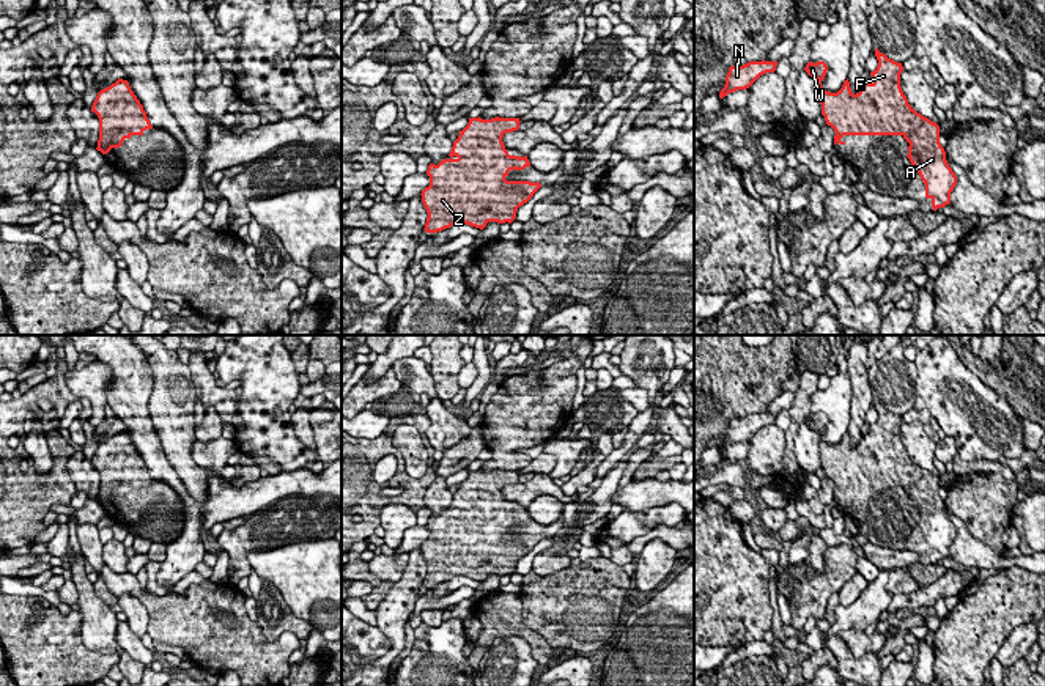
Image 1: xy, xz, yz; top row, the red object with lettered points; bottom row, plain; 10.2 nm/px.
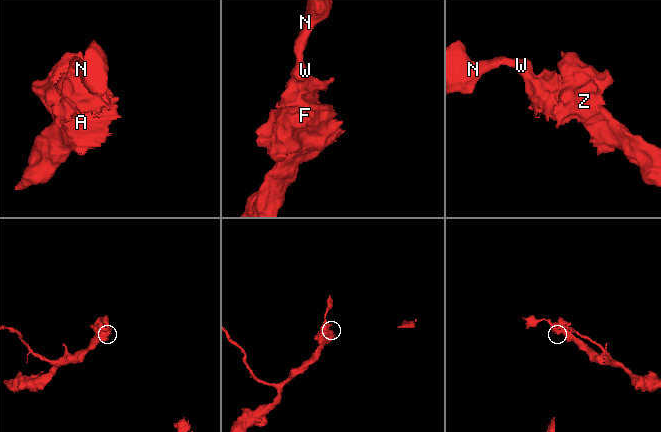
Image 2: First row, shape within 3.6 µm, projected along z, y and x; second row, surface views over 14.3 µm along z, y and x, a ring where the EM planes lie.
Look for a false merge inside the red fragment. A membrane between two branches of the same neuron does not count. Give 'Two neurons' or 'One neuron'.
One neuron

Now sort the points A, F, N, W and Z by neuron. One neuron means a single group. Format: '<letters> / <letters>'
A F N W Z

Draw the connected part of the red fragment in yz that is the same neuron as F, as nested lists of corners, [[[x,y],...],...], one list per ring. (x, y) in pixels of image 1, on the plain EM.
[[[875,401],[878,419],[870,425],[872,436],[864,434],[853,447],[848,431],[837,445],[822,439],[828,419],[825,414],[809,414],[804,423],[820,436],[822,467],[836,485],[834,497],[845,497],[844,488],[902,488],[908,496],[911,518],[925,537],[925,551],[932,560],[951,555],[957,529],[946,513],[940,496],[940,478],[918,466],[900,439],[902,415]]]

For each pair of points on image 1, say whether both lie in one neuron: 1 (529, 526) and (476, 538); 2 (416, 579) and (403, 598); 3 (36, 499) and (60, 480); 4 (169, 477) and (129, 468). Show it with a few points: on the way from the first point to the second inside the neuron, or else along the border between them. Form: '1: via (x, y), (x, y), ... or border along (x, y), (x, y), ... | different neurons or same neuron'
1: via (516, 537), (490, 537) | same neuron
2: via (411, 584), (403, 593) | same neuron
3: via (43, 497), (48, 497), (59, 486) | same neuron
4: border along (129, 441), (151, 479) | different neurons

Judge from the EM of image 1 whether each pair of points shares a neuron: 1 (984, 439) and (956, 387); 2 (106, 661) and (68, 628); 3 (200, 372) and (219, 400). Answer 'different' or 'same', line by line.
1: same
2: same
3: same

